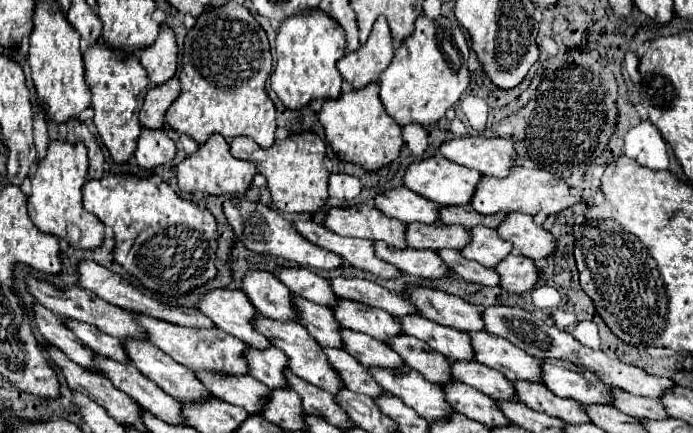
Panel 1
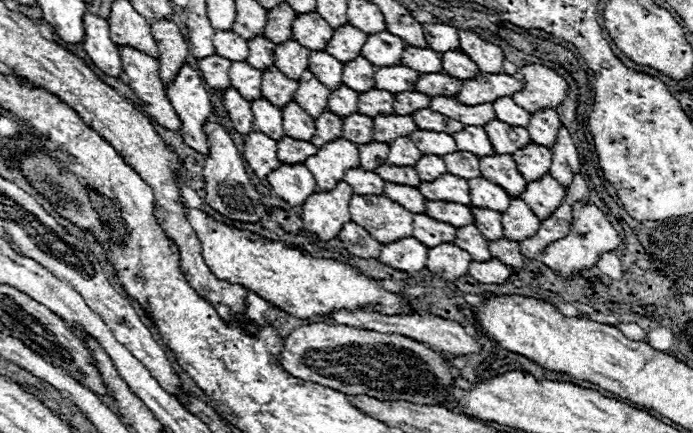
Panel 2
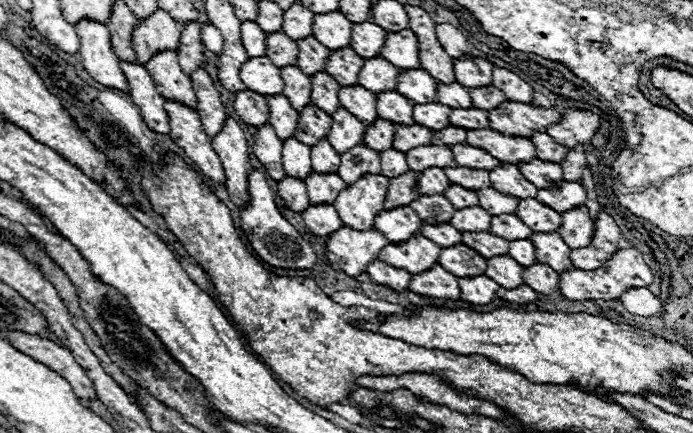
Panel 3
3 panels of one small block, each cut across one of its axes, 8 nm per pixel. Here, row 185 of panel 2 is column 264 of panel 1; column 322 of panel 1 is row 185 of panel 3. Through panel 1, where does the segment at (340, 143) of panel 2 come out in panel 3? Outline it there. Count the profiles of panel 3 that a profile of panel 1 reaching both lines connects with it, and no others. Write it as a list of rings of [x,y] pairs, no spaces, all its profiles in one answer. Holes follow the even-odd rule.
[[[382,174],[364,176],[364,180],[348,186],[334,202],[340,220],[352,230],[372,230],[378,212],[384,210],[388,186],[390,180]]]

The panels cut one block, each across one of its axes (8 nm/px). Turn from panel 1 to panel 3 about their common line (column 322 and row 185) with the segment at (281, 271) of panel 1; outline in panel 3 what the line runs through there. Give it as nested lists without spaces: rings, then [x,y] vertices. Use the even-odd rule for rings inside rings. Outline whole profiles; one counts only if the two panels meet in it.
[[[286,176],[284,180],[278,182],[278,194],[282,196],[282,200],[286,202],[286,206],[292,212],[304,212],[310,206],[308,200],[308,192],[306,192],[306,184],[300,180],[292,180],[290,176]]]

